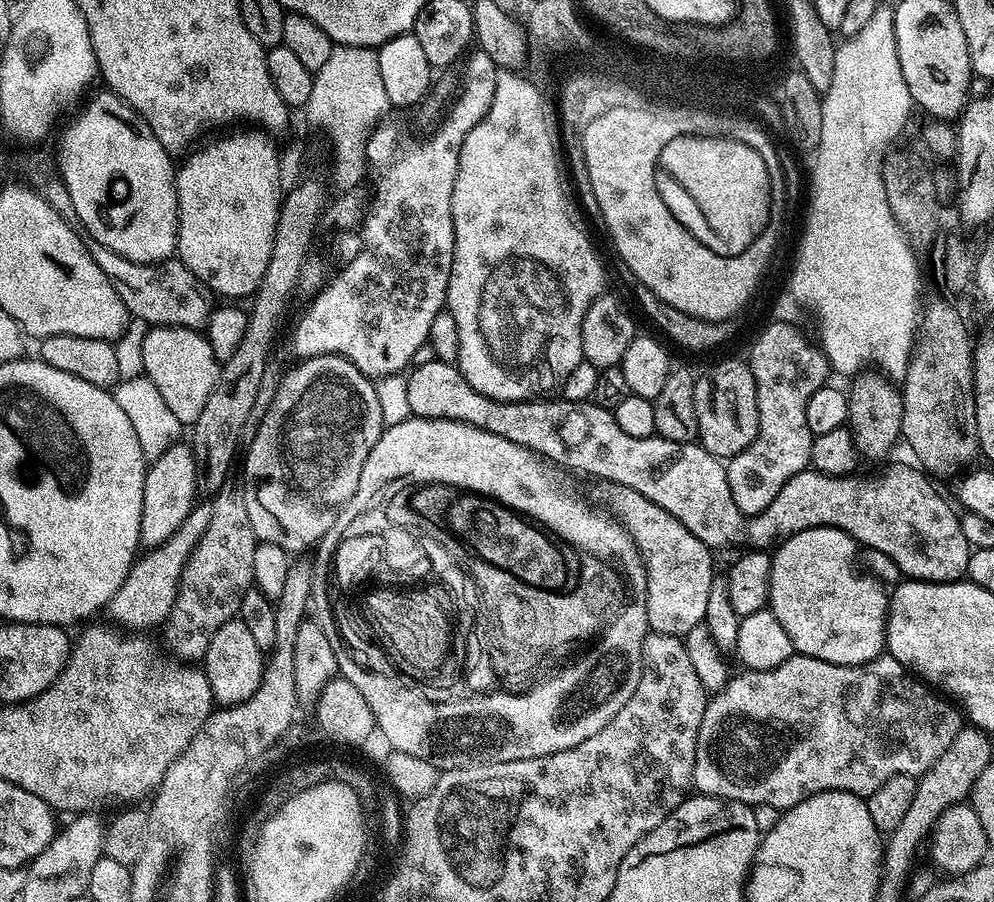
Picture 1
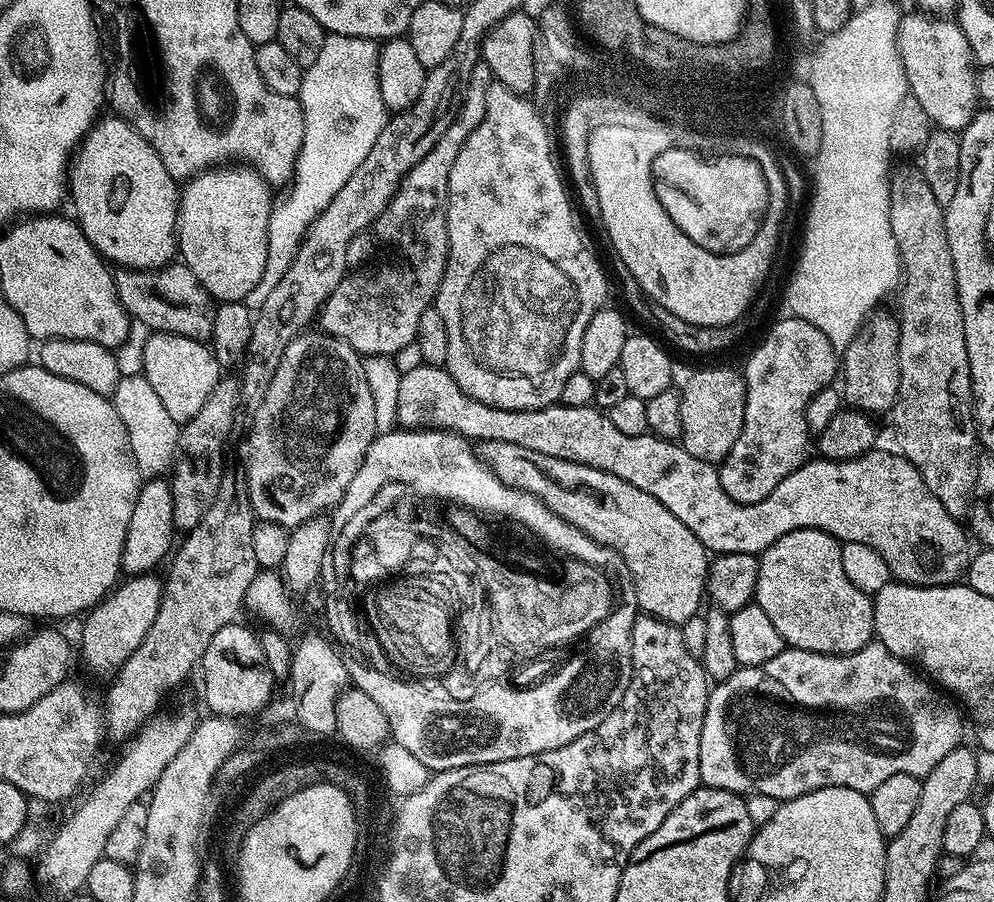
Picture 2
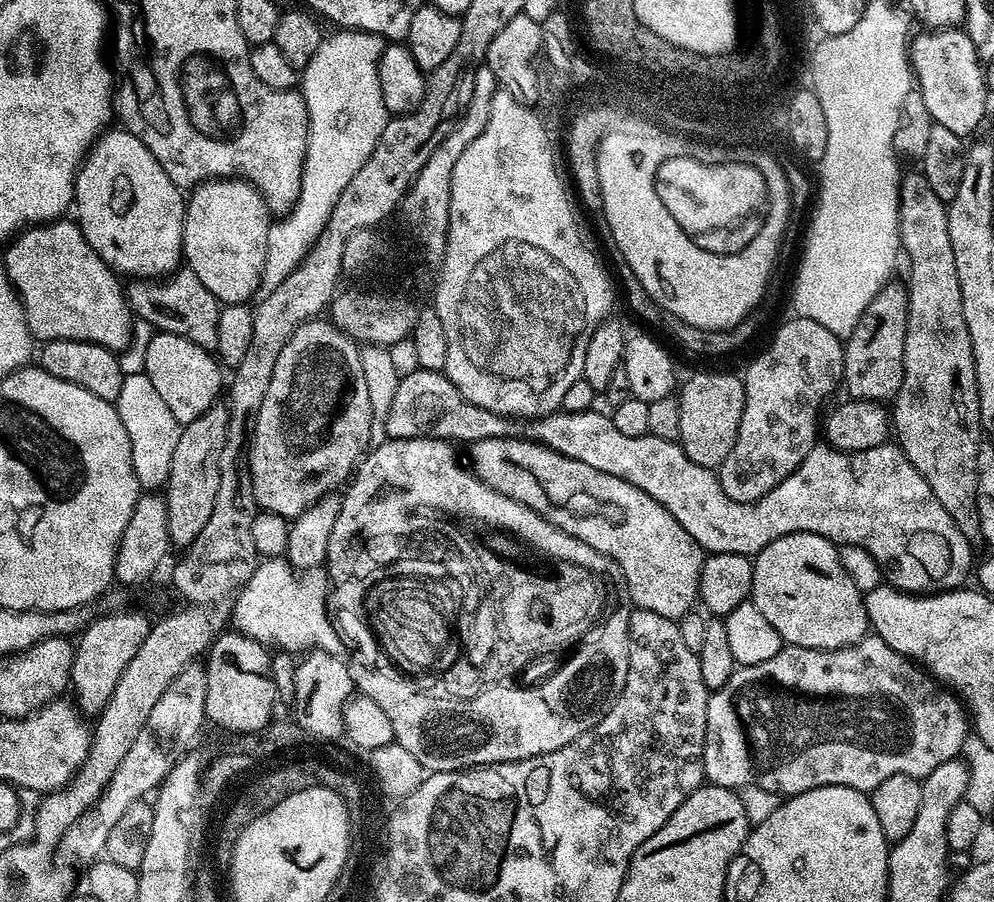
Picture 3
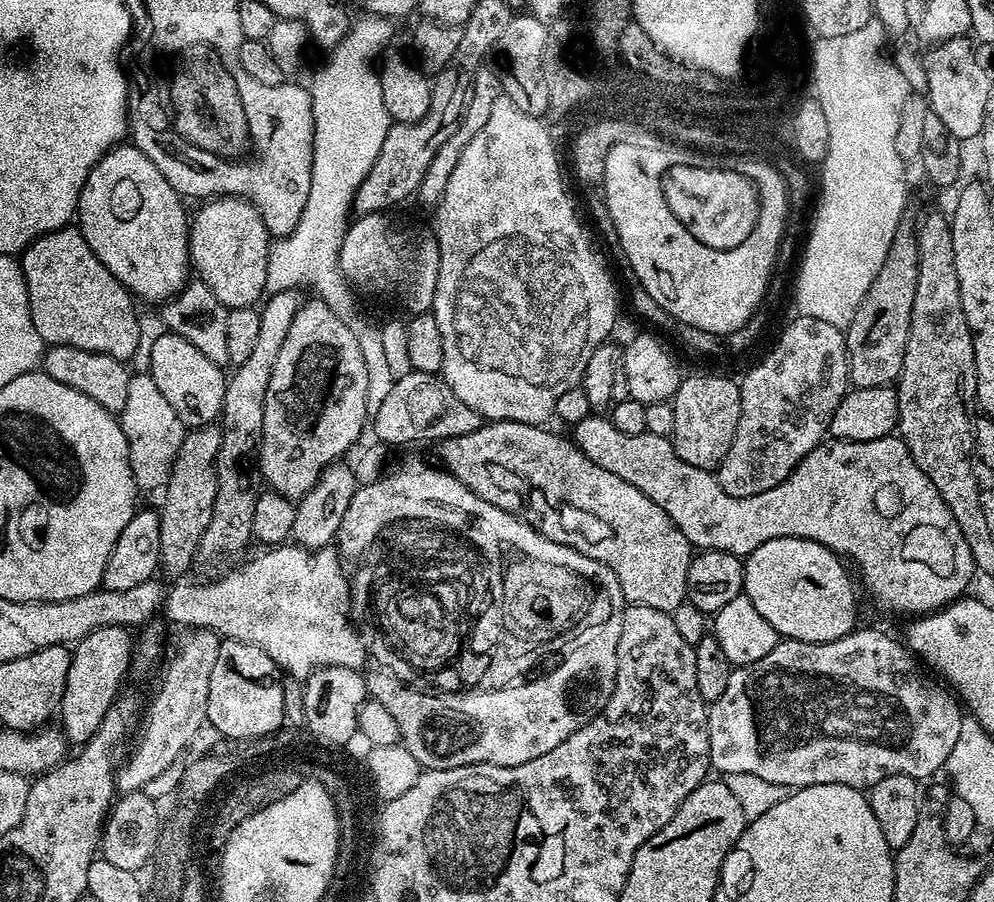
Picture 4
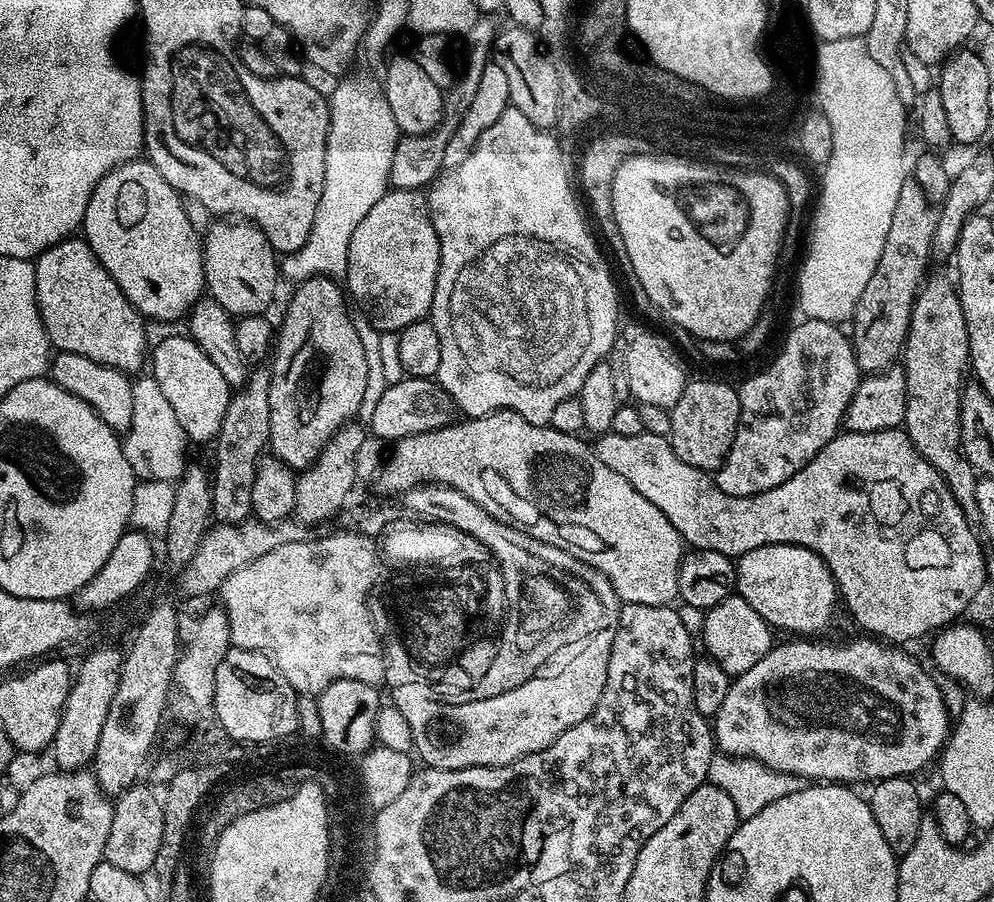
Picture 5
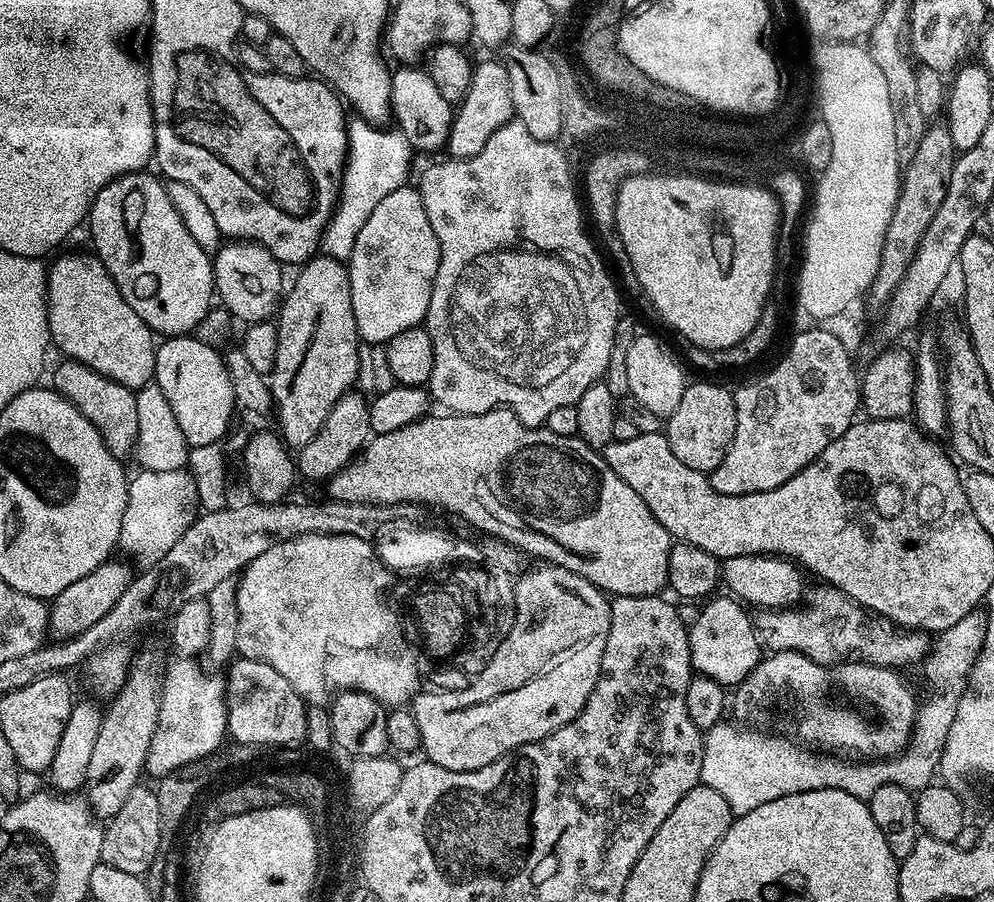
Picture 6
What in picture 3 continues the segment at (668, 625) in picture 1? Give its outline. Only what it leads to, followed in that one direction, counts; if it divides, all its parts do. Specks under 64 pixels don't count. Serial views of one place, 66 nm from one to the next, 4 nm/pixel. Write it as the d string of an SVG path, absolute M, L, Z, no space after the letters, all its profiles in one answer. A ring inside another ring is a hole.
M509 434L502 438L471 441L470 468L483 484L504 496L512 496L519 504L525 504L527 508L534 510L566 534L586 542L586 546L611 558L622 570L623 587L628 588L627 599L636 608L654 610L654 614L662 614L662 618L679 622L685 614L697 607L700 571L706 553L694 542L694 538L690 538L690 534L686 534L686 530L682 530L674 514L670 514L661 504L654 502L650 494L638 490L638 486L630 486L630 482L622 478L614 478L614 474L594 470L594 466L586 466L586 462L578 462L574 458L568 458L566 454L558 454L542 444L517 436Z

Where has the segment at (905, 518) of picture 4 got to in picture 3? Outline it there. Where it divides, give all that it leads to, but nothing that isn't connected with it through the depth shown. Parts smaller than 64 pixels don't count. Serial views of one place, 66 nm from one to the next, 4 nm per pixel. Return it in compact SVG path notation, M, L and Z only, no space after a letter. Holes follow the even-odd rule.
M557 410L548 416L532 418L527 421L523 435L527 439L542 444L558 454L566 454L578 462L586 462L586 466L594 466L594 470L602 470L606 474L614 474L614 478L622 478L630 482L630 486L638 486L654 502L658 502L694 538L694 542L704 549L705 553L729 552L742 554L752 558L762 551L767 544L795 532L818 534L832 541L837 546L853 544L856 548L865 548L872 555L872 560L884 571L883 579L901 592L913 594L931 594L946 592L961 587L964 579L969 578L974 568L972 562L973 545L954 526L954 518L946 514L942 502L934 498L934 490L914 470L914 466L906 458L906 454L895 443L885 442L861 452L839 452L827 443L817 443L810 450L808 457L792 471L787 478L770 494L758 498L749 504L739 504L726 494L720 485L720 477L713 469L698 466L698 462L690 462L681 450L679 443L654 435L630 438L621 434L618 426L614 426L611 415L599 410L587 412L566 412Z

